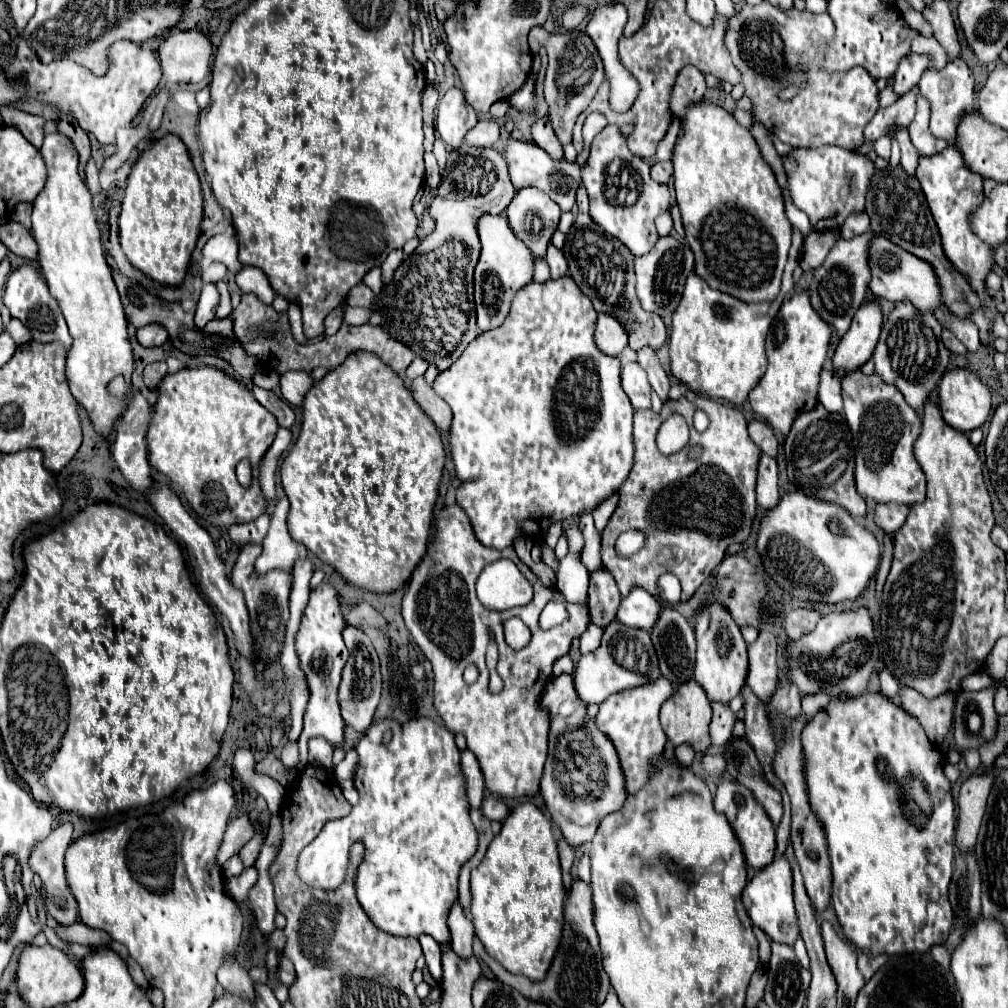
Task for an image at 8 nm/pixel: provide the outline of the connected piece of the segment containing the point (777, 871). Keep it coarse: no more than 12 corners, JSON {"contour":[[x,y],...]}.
{"contour":[[782,856],[742,892],[770,940],[798,936],[792,872]]}

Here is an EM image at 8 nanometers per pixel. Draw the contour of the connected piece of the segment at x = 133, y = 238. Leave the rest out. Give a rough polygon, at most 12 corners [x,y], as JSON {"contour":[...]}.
{"contour":[[176,134],[128,176],[122,250],[140,272],[184,280],[202,190]]}

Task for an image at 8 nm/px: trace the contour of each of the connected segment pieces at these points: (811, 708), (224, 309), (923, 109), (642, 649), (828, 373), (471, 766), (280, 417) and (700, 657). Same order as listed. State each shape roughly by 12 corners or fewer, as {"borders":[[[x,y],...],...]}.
{"borders":[[[805,695],[802,710],[812,718],[818,710],[826,708],[830,695]],[[217,282],[220,303],[216,318],[222,319],[233,310],[231,297],[225,282]],[[918,96],[910,140],[922,156],[940,154],[950,146],[928,128],[930,106]],[[612,620],[574,672],[578,698],[600,704],[654,682],[646,630]],[[822,370],[818,400],[828,412],[842,410],[840,378]],[[462,752],[466,796],[470,808],[480,808],[484,798],[476,756]],[[254,386],[256,400],[282,428],[294,424],[294,410],[272,390]],[[694,610],[694,680],[730,704],[746,682],[746,642],[732,614]]]}

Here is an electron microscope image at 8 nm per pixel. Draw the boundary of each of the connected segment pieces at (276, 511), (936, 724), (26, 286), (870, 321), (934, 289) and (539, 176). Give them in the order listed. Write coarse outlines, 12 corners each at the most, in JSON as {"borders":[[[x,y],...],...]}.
{"borders":[[[288,500],[274,504],[254,570],[292,574],[306,548],[288,534]],[[902,688],[902,708],[930,742],[942,744],[952,726],[954,692],[928,700]],[[36,264],[8,276],[4,304],[38,342],[70,334]],[[878,300],[862,304],[836,348],[834,372],[854,372],[880,338]],[[882,236],[870,258],[870,290],[936,314],[938,276]],[[508,138],[502,156],[516,190],[536,186],[570,212],[582,160],[552,160]]]}

